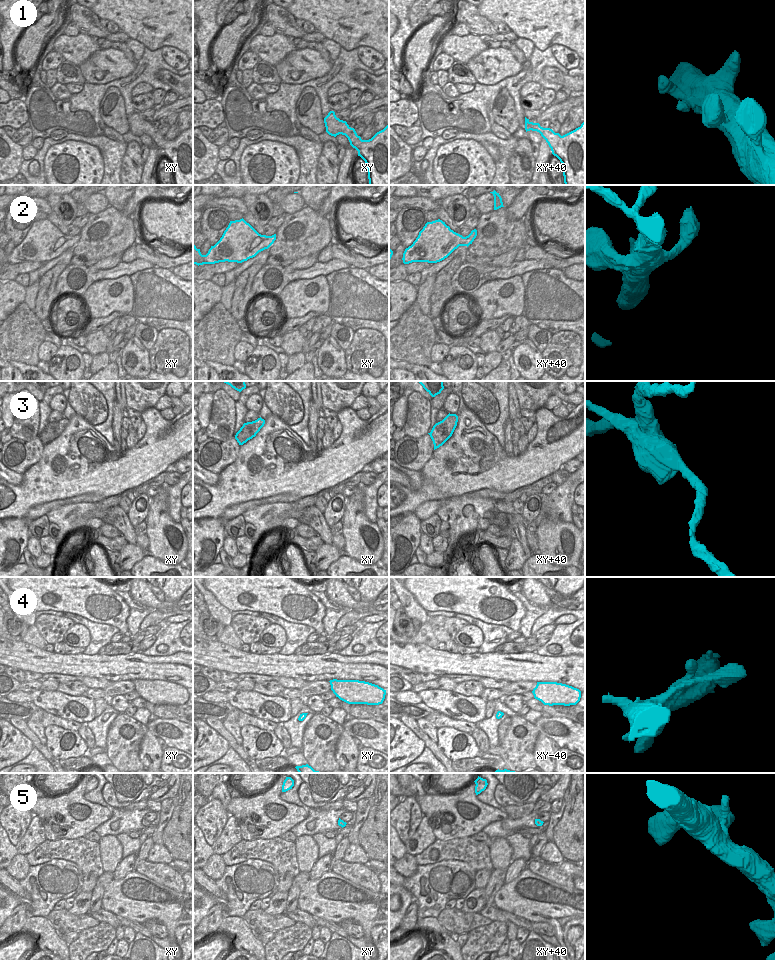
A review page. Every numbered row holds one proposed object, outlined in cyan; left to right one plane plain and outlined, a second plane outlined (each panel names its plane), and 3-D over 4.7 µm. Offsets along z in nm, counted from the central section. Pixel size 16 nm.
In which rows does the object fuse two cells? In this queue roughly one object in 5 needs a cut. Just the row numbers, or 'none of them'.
3

